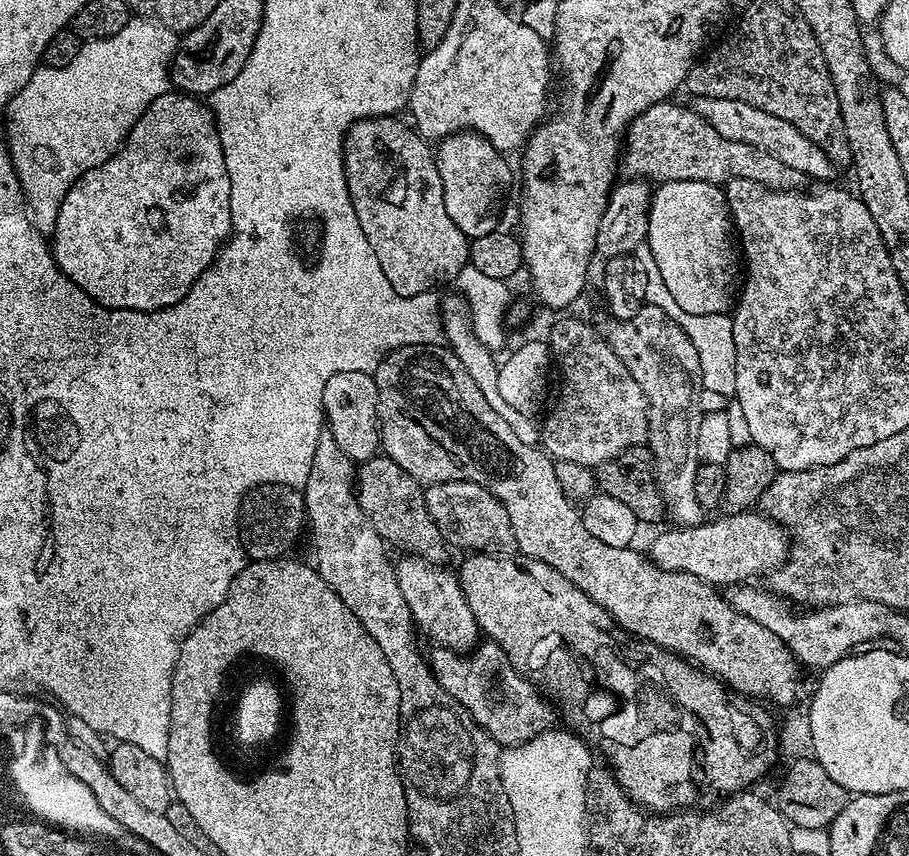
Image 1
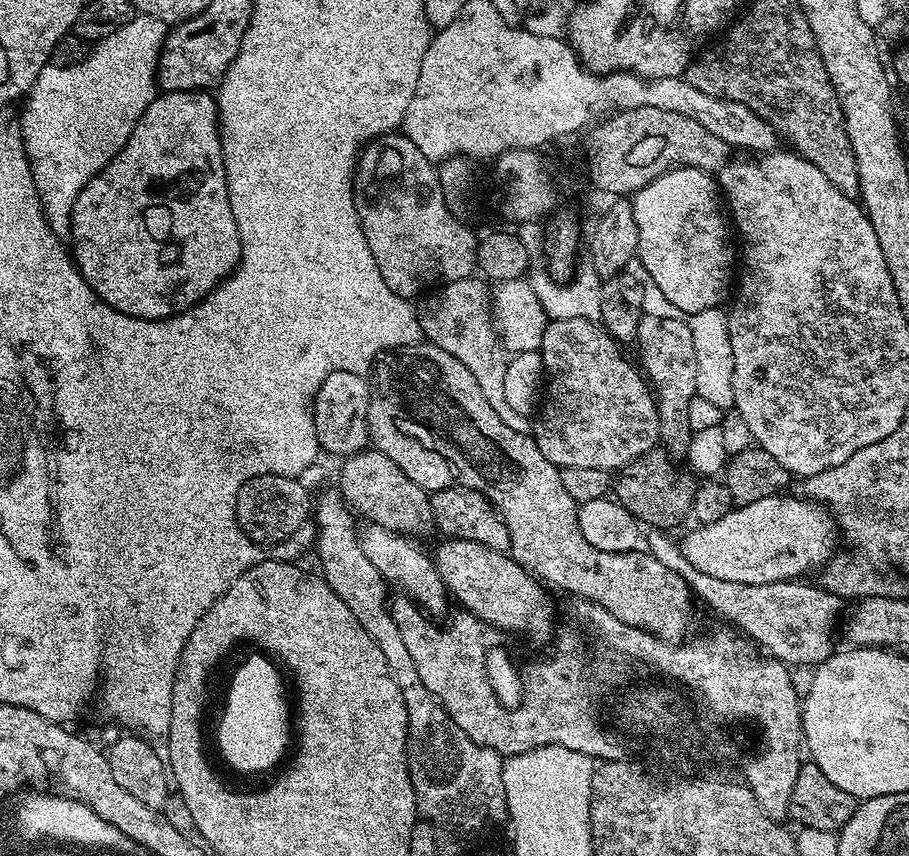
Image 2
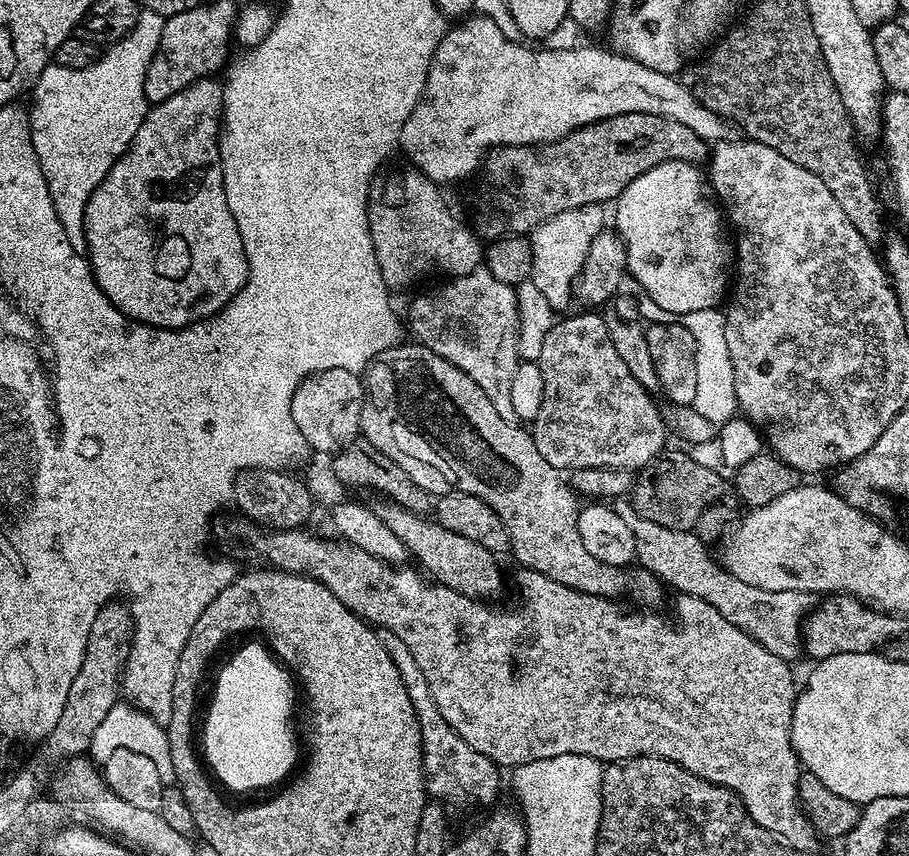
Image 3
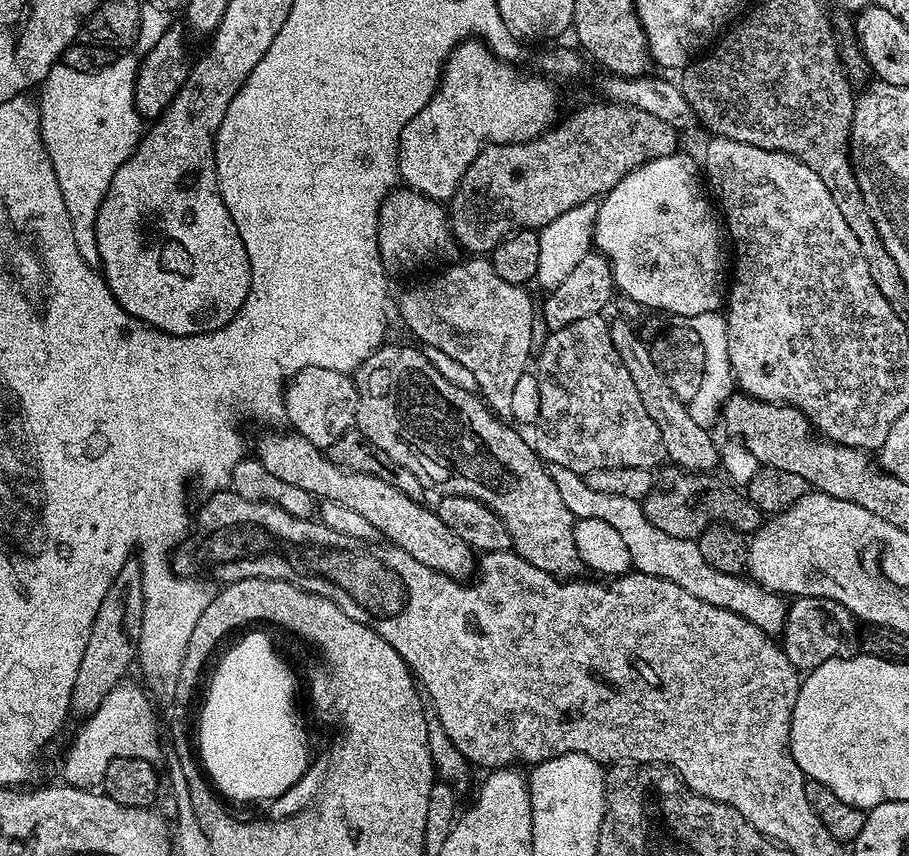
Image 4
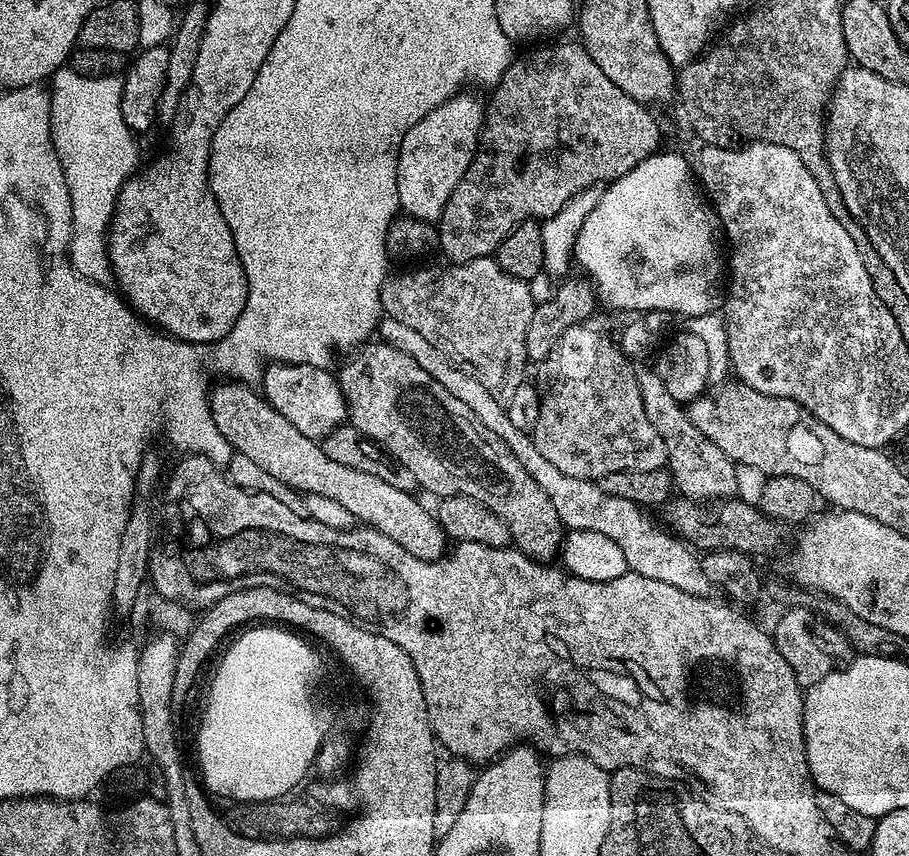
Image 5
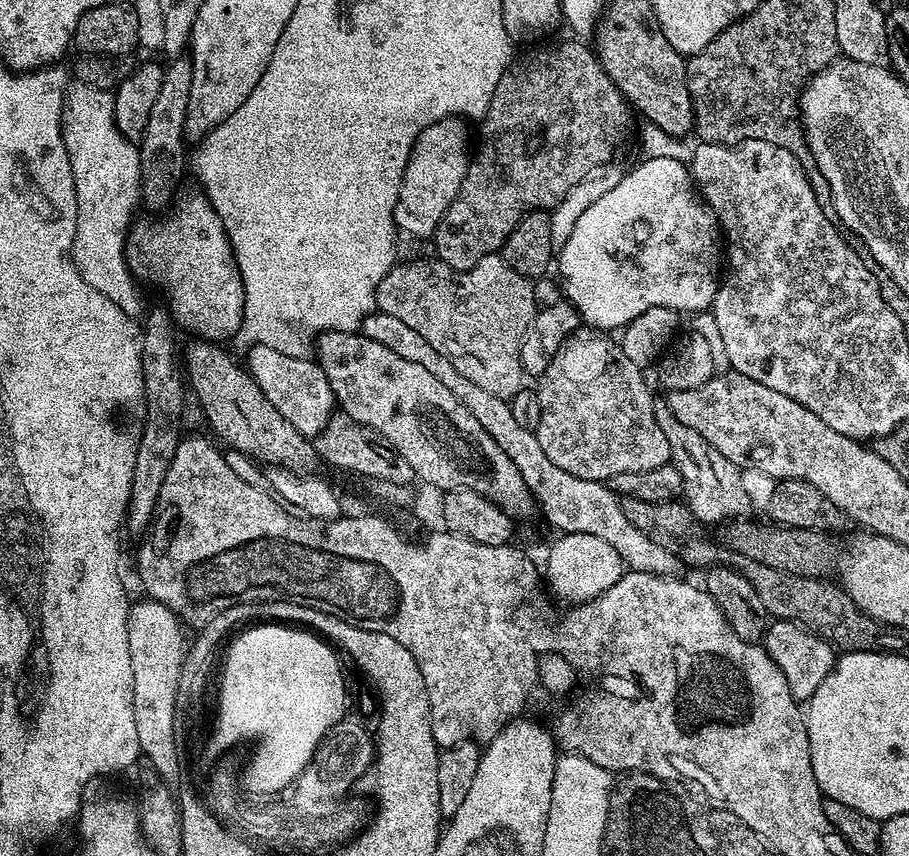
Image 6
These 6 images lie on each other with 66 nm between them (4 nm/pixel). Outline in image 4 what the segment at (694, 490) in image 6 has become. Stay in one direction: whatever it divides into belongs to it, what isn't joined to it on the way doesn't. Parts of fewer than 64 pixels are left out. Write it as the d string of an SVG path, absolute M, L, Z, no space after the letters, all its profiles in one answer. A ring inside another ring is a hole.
M612 320L609 323L610 342L614 342L614 350L618 350L618 358L622 358L622 366L630 373L630 379L642 398L642 406L646 414L654 418L654 426L658 426L660 447L665 457L673 460L677 469L693 474L708 474L721 463L718 444L712 441L712 432L703 428L690 418L688 405L670 390L670 382L662 374L660 367L654 362L651 347L645 342L639 331L632 329L628 320Z

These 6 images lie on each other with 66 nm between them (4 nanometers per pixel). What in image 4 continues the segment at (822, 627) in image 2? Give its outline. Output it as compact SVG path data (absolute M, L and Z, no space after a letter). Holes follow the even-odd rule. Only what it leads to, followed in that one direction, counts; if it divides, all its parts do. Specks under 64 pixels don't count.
M557 464L551 465L550 471L554 478L554 486L558 486L558 494L562 494L562 502L566 502L566 510L570 510L573 518L576 520L602 518L602 522L618 530L622 542L626 542L626 550L630 550L632 568L635 571L674 582L674 586L682 586L682 590L694 594L694 598L702 602L710 602L710 606L730 610L746 618L746 622L754 622L758 630L762 630L770 637L776 638L783 633L784 623L788 617L788 604L785 597L761 588L751 578L714 570L714 566L710 566L702 558L702 550L697 541L674 538L666 534L666 530L658 530L654 522L646 519L641 501L618 498L610 494L602 494L599 490L590 490L590 486L586 486L581 473L566 470Z

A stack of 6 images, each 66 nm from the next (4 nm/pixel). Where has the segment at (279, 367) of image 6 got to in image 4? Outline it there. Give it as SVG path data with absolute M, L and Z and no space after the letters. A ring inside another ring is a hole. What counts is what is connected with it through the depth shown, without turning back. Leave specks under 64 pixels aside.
M310 366L296 373L284 390L284 415L291 431L314 442L314 446L328 449L342 434L353 431L358 414L358 390L355 379L338 368Z

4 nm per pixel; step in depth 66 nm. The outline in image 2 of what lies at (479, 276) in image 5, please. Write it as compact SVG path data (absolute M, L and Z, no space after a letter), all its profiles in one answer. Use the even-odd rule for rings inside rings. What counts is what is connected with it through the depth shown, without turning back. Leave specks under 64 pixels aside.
M469 278L445 283L432 292L434 293L433 296L424 305L419 305L418 313L423 339L427 343L446 350L446 354L454 354L454 358L458 358L458 362L462 362L462 366L466 366L466 370L470 370L470 374L474 374L474 379L477 380L483 396L486 397L486 402L490 402L490 407L494 409L494 414L498 414L498 418L502 418L502 422L506 422L506 426L510 426L510 430L518 430L518 434L529 434L532 430L533 421L527 416L518 414L506 402L505 377L510 356L505 351L504 345L497 335L496 326L493 323L494 308L490 303L490 288L489 290L487 288L489 285L483 279L480 279L481 281L476 279Z

